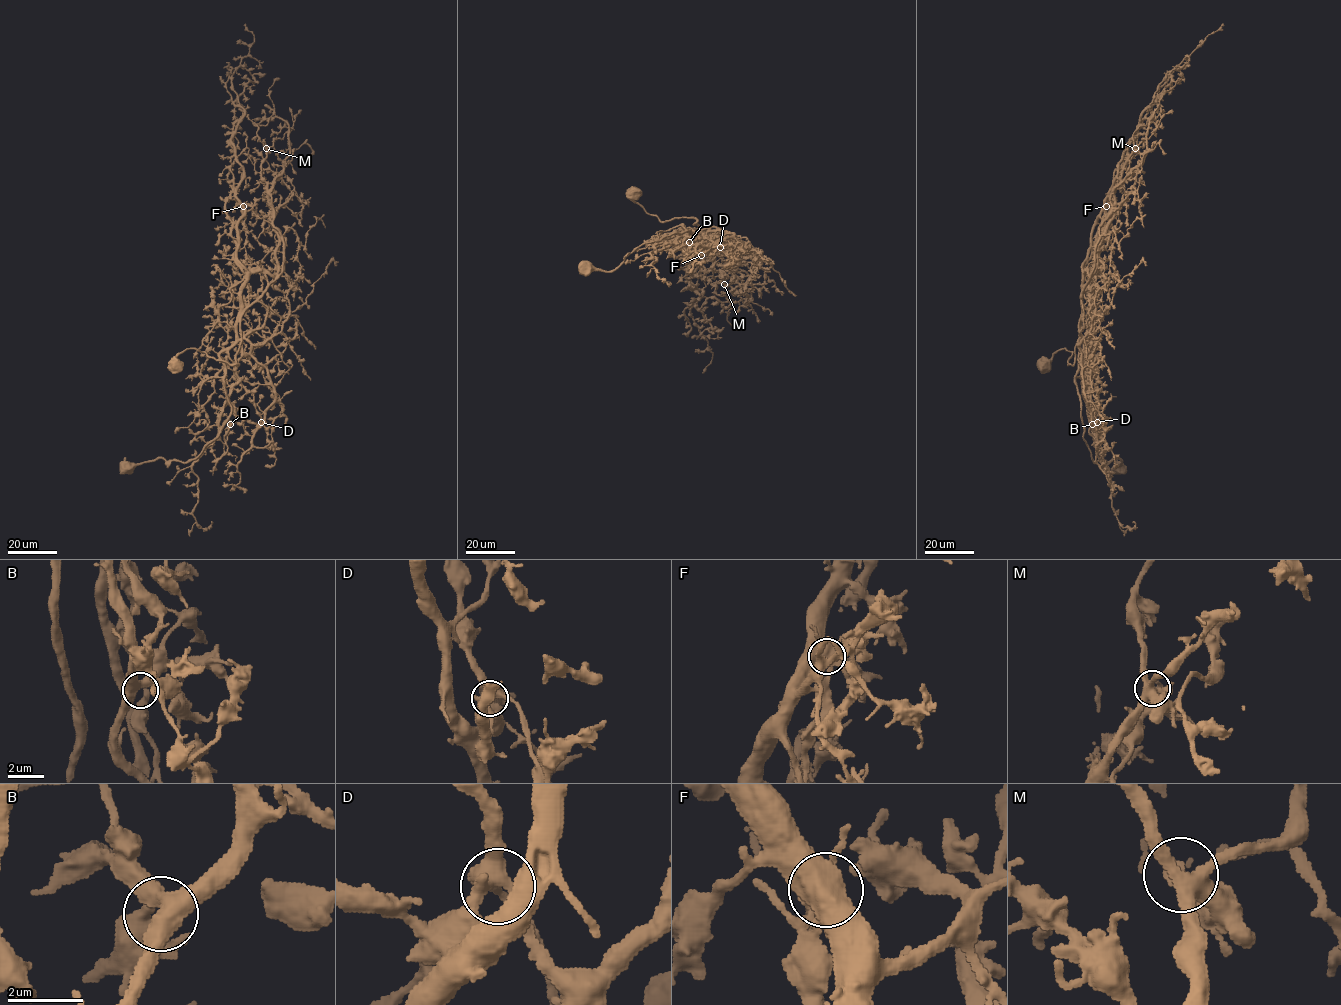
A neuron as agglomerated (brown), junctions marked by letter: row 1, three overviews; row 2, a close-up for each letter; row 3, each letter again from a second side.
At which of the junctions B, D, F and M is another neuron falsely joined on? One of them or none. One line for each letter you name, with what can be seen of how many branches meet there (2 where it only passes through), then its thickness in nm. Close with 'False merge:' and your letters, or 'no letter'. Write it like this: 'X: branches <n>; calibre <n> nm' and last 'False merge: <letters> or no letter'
F: branches 5; calibre 500 nm
False merge: F

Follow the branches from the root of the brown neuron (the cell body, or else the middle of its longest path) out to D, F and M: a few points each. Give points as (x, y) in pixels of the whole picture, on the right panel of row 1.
D: (1119, 466), (1121, 461), (1116, 458), (1095, 463), (1083, 438), (1075, 382), (1080, 368), (1086, 372), (1097, 422)
F: (1119, 466), (1116, 458), (1092, 459), (1075, 382), (1083, 261), (1094, 221), (1106, 206)
M: (1119, 466), (1116, 458), (1092, 459), (1075, 375), (1081, 291), (1135, 148)

